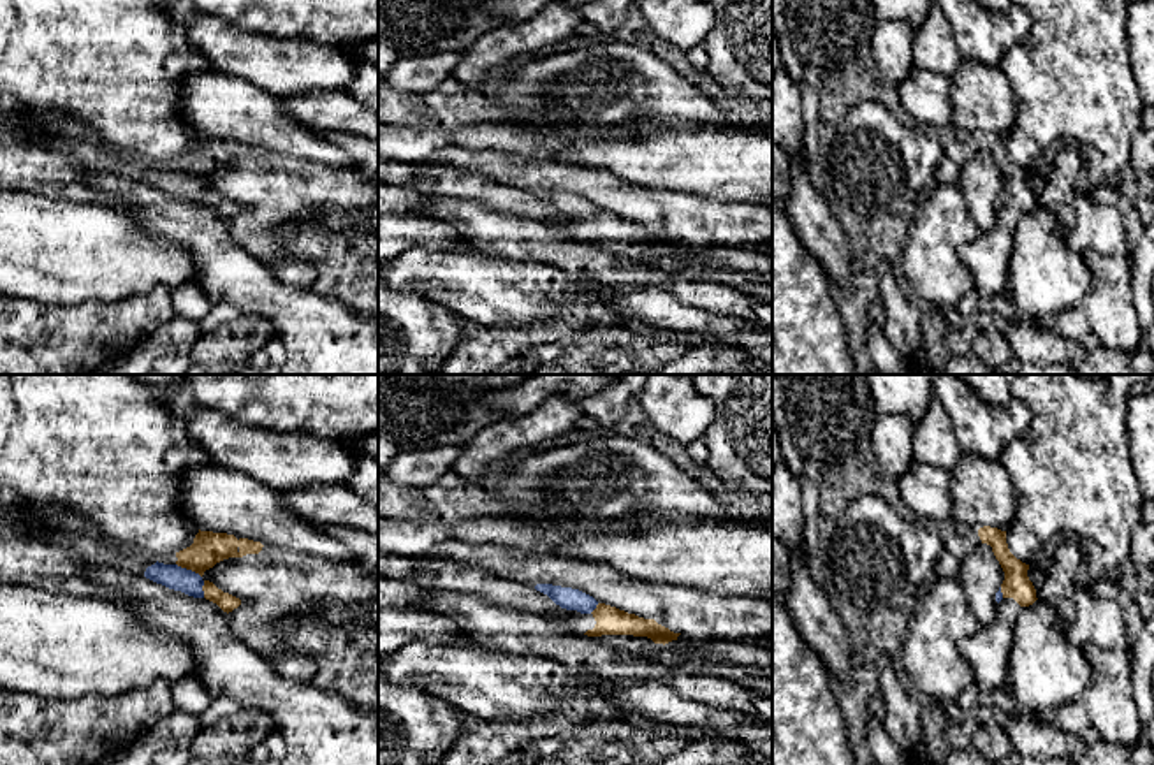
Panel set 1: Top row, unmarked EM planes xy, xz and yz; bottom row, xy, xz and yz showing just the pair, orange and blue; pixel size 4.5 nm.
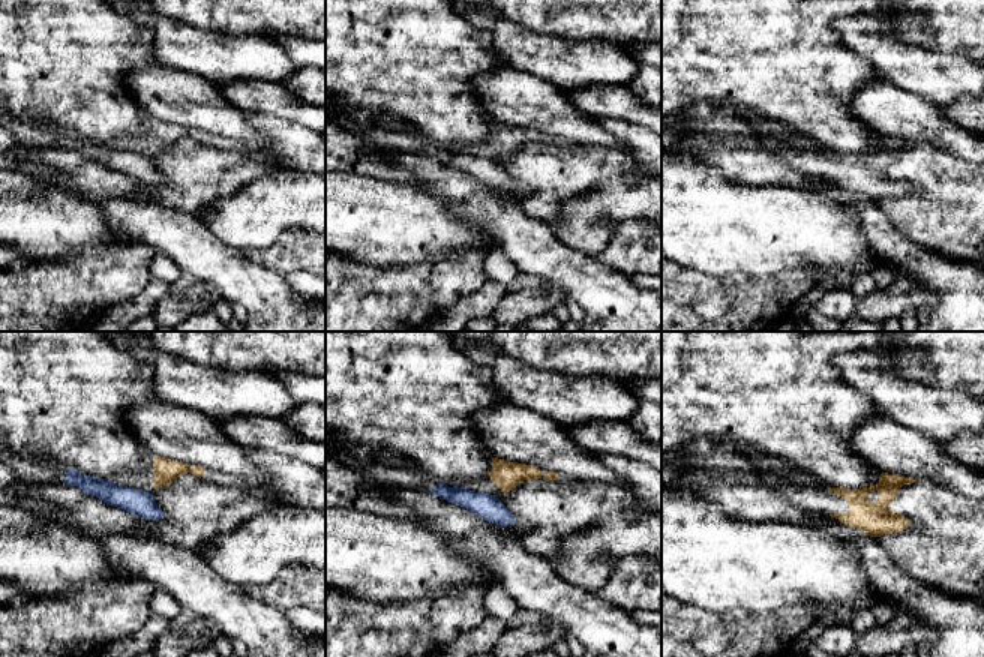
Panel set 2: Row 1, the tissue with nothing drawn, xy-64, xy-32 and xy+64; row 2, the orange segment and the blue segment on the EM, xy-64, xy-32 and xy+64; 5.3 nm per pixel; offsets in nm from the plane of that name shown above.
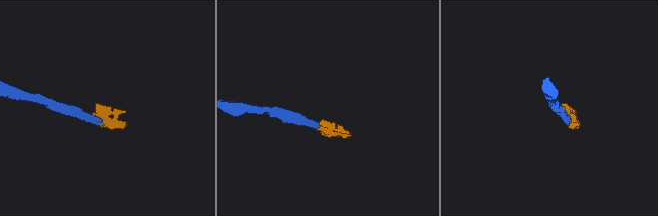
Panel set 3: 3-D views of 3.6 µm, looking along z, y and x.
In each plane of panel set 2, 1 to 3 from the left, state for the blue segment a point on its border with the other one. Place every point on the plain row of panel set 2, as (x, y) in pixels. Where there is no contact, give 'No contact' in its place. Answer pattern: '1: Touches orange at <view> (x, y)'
1: No contact
2: No contact
3: No contact

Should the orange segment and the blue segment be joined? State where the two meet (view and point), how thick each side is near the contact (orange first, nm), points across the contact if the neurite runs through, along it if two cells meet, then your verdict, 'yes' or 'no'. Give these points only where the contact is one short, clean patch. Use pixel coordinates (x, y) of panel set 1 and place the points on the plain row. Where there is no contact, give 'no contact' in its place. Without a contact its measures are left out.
meets orange in xy at (189, 174); 150 nm thick on the orange side, 110 nm on the other; runs through xy (208, 153), (189, 174), (180, 183), (175, 183); yes

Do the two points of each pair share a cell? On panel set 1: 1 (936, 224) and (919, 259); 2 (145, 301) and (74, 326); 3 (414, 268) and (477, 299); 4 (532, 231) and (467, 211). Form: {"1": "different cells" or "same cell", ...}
{"1": "same cell", "2": "same cell", "3": "same cell", "4": "same cell"}

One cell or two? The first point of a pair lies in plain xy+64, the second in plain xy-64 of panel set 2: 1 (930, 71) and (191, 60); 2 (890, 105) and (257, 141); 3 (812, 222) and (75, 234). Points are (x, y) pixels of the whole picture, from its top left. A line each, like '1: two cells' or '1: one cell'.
1: one cell
2: one cell
3: one cell

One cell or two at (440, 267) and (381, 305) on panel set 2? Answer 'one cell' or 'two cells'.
one cell

